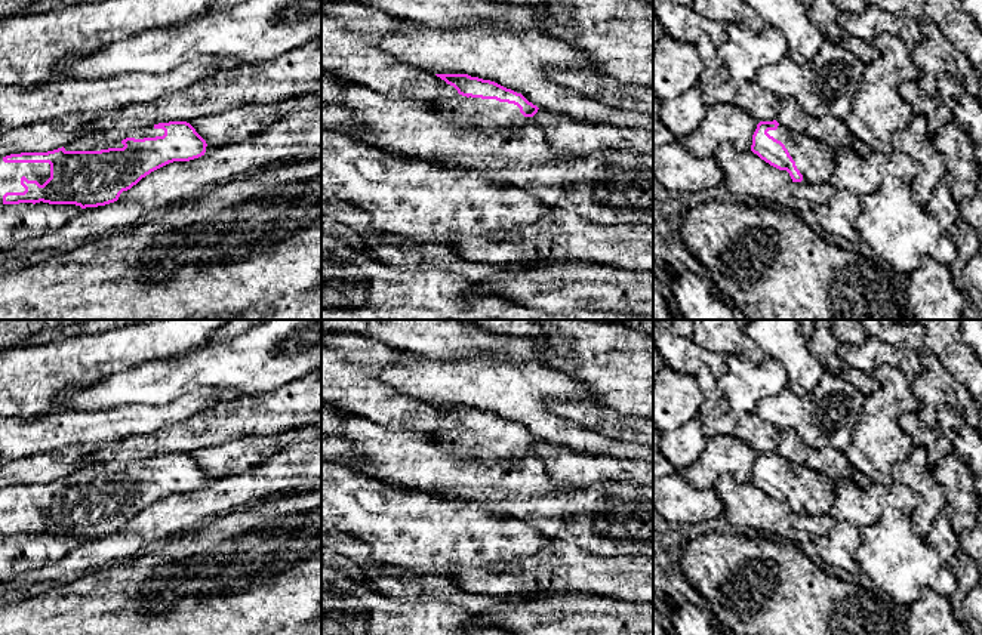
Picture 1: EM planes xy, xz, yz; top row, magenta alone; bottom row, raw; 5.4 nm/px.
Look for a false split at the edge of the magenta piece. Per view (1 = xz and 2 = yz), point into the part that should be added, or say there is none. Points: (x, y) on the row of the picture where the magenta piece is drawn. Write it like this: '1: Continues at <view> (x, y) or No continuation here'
1: Continues at xz (568, 136)
2: Continues at yz (815, 159)

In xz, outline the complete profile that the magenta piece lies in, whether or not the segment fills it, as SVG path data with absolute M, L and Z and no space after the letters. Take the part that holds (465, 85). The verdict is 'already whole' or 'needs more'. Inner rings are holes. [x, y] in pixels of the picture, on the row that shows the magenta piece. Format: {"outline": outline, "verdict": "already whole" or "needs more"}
{"outline": "M435 74L461 95L459 99L428 101L446 118L484 133L517 127L527 120L542 124L551 154L585 157L598 151L653 152L653 129L619 127L612 123L581 121L569 114L538 108L521 93L468 74Z", "verdict": "needs more"}

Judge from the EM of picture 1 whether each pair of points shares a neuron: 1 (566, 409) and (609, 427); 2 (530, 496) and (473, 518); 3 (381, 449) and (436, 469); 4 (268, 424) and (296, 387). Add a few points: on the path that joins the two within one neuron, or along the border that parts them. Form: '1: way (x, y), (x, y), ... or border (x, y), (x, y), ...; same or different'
1: way (576, 412), (599, 421); same
2: border (458, 499), (479, 502), (498, 515), (525, 520); different
3: way (394, 458), (422, 465); same
4: way (277, 415), (296, 395); same

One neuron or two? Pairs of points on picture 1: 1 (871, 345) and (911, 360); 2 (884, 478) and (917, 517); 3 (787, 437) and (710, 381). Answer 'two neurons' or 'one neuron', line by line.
1: one neuron
2: two neurons
3: two neurons

